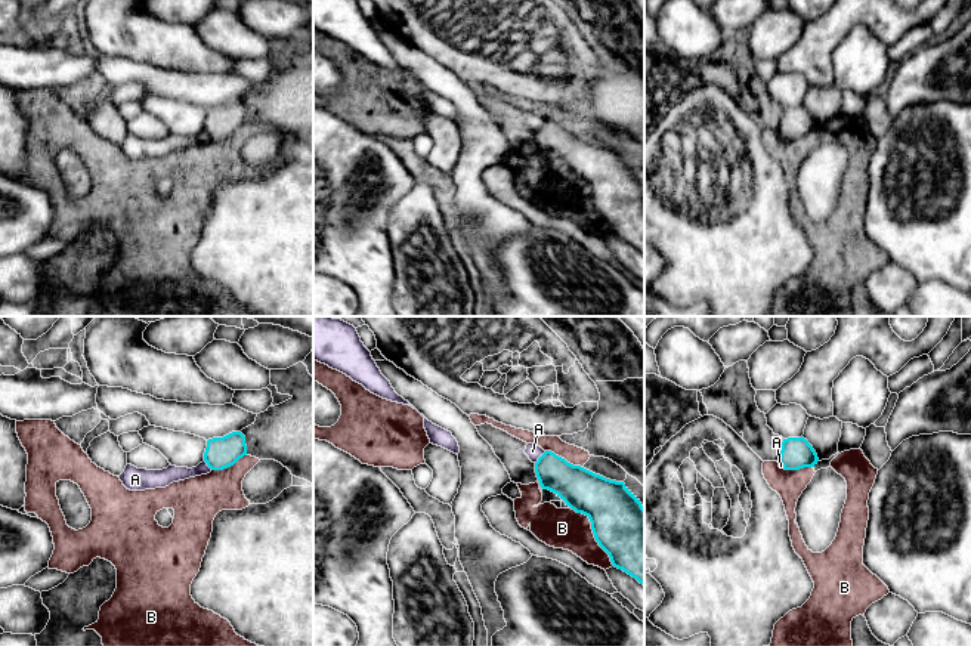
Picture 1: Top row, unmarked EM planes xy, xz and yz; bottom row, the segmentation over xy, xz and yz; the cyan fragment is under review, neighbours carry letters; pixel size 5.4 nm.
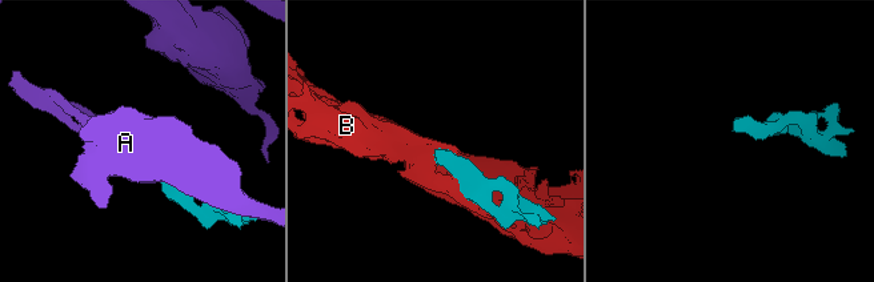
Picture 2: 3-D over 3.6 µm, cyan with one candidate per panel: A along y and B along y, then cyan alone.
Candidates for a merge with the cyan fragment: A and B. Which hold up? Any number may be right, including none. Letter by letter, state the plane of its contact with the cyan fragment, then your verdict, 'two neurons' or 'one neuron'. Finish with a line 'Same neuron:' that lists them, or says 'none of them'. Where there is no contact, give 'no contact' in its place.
A: xz | two neurons
B: xz | two neurons
Same neuron: none of them

